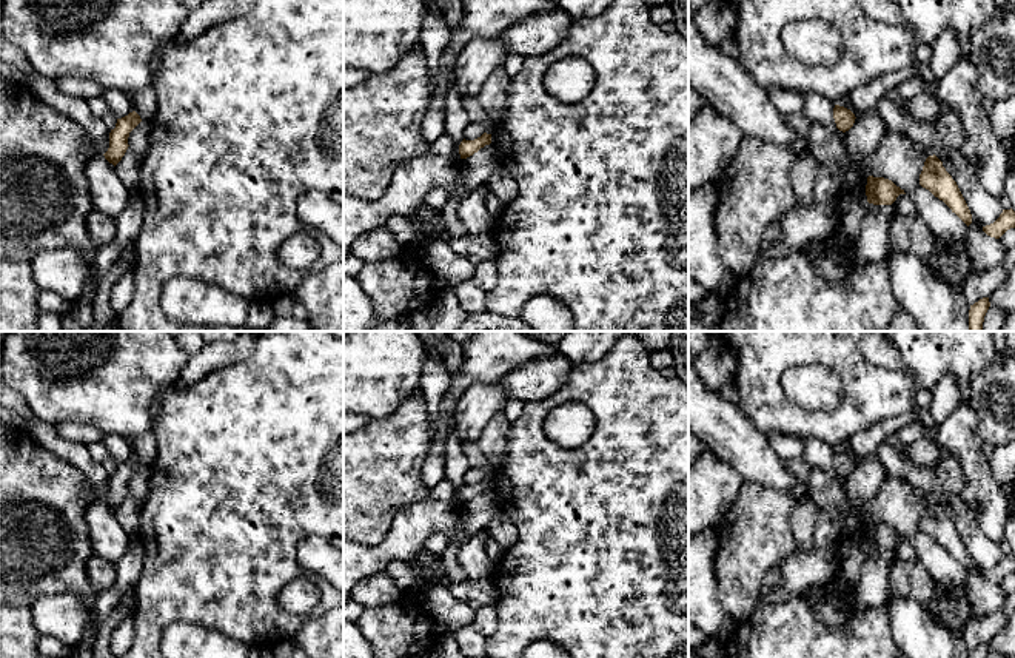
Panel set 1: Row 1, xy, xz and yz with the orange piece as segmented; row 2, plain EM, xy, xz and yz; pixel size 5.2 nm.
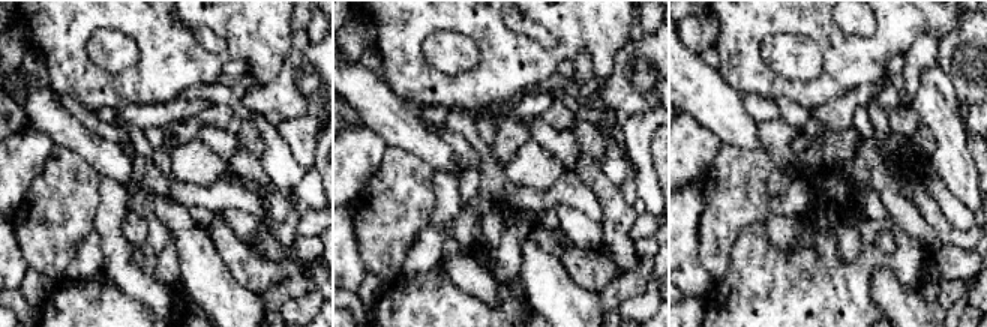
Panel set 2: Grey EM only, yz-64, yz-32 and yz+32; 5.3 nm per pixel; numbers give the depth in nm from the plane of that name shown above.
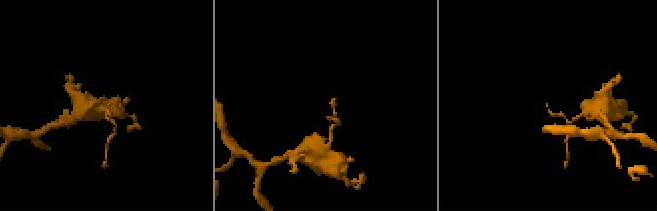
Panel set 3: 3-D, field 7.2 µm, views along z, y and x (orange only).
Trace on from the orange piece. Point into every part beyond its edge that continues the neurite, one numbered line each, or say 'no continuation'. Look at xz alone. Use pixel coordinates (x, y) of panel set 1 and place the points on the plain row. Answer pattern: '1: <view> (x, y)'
no continuation

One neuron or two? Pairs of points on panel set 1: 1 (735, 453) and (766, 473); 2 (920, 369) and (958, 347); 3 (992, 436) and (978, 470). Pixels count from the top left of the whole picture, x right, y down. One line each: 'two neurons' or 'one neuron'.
1: one neuron
2: one neuron
3: two neurons

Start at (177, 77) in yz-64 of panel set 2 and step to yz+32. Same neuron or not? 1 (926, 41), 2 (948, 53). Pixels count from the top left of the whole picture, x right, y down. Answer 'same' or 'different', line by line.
1: different
2: different

